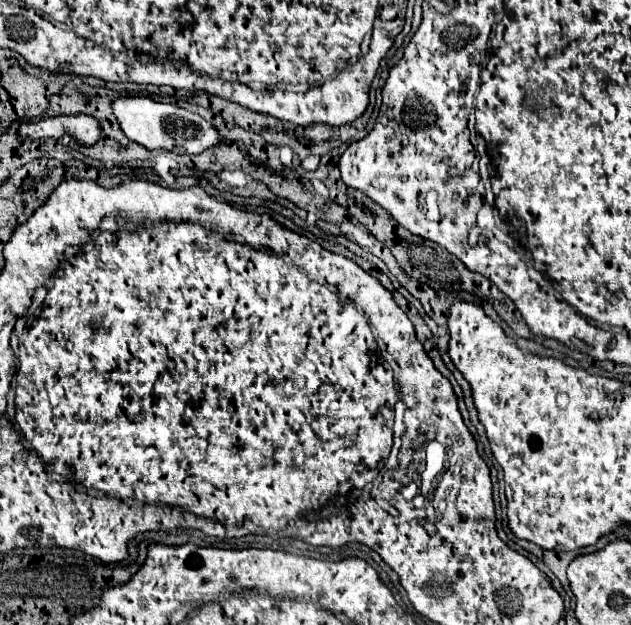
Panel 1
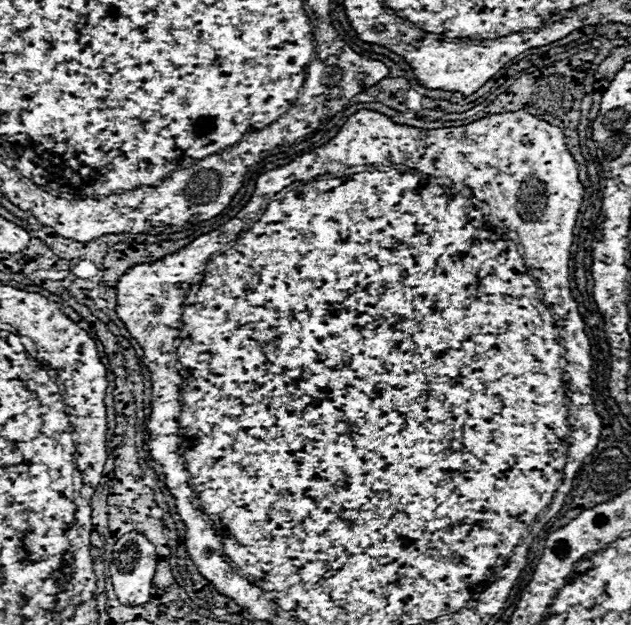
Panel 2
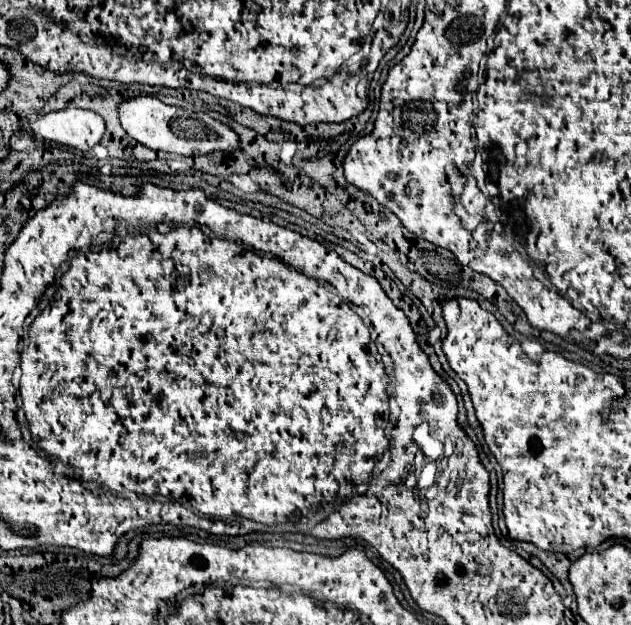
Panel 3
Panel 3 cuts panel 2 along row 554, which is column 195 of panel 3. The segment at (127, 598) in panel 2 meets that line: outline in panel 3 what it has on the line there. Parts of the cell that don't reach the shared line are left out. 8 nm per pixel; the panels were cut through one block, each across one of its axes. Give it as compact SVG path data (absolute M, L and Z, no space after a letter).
M136 96L132 100L126 100L120 104L118 112L124 130L134 140L156 152L162 150L180 156L202 156L210 152L232 154L240 148L240 138L230 126L214 120L206 112L188 112L186 108L168 106L154 96Z

